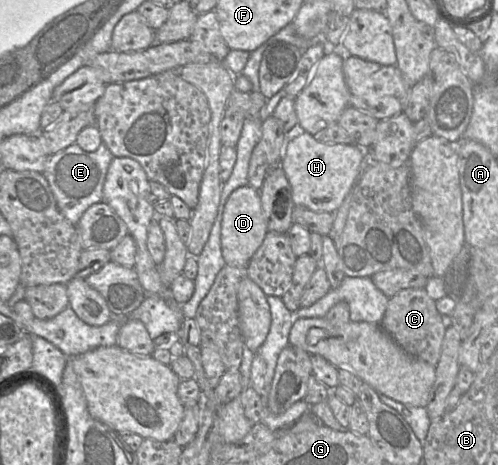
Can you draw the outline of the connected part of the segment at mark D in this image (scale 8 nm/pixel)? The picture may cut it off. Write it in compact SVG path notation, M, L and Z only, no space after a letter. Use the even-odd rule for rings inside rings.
M250 185L235 189L225 203L222 217L221 250L225 263L229 266L247 267L249 260L263 243L268 231L260 192Z

